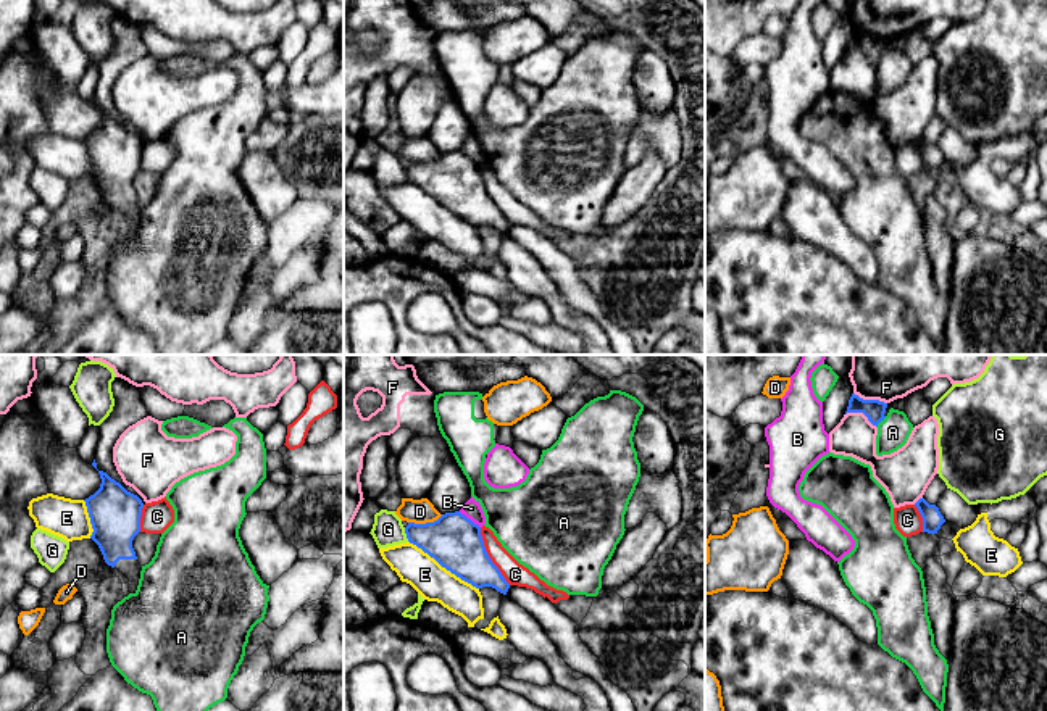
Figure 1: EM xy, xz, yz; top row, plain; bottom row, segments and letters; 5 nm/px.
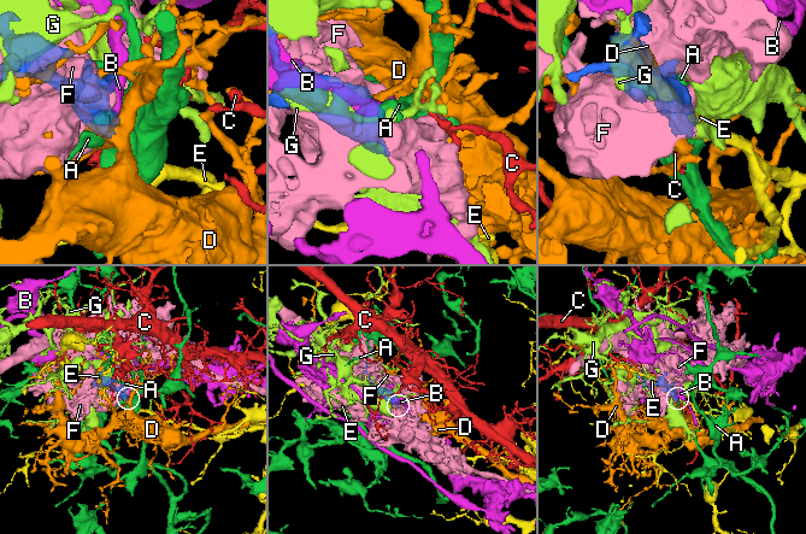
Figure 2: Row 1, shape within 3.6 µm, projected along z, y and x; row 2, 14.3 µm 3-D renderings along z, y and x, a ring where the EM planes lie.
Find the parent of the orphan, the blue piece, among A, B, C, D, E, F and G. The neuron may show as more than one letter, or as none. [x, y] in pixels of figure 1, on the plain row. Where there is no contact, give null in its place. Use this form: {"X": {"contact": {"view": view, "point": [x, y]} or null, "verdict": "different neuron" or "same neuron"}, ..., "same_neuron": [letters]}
{"A": {"contact": {"view": "yz", "point": [881, 58]}, "verdict": "different neuron"}, "B": {"contact": {"view": "xz", "point": [470, 158]}, "verdict": "different neuron"}, "C": {"contact": {"view": "xz", "point": [488, 195]}, "verdict": "different neuron"}, "D": {"contact": {"view": "xz", "point": [426, 162]}, "verdict": "different neuron"}, "E": {"contact": {"view": "xz", "point": [444, 205]}, "verdict": "different neuron"}, "F": {"contact": {"view": "yz", "point": [870, 39]}, "verdict": "different neuron"}, "G": {"contact": {"view": "xz", "point": [405, 171]}, "verdict": "different neuron"}, "same_neuron": []}

